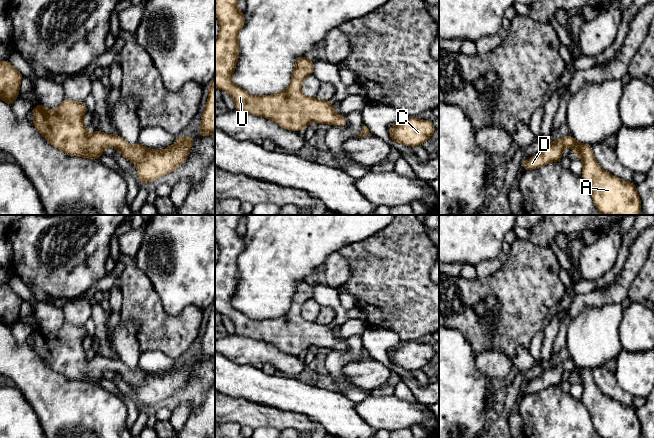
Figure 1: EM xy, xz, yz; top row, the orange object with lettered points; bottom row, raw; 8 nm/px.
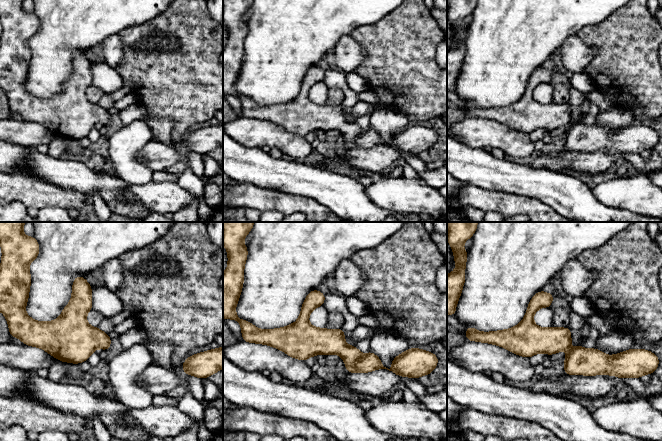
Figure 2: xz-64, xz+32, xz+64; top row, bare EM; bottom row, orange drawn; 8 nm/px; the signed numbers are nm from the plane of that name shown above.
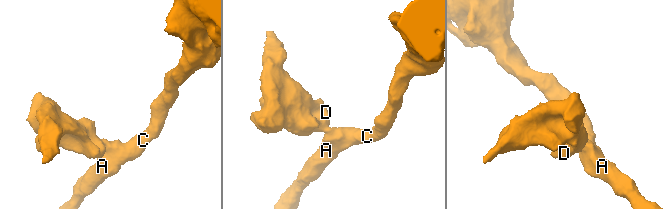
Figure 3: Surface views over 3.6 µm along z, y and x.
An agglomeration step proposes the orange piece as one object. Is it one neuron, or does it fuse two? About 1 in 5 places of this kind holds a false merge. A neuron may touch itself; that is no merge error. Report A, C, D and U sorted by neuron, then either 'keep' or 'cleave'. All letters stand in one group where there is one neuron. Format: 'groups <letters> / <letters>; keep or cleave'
groups A C D U; keep

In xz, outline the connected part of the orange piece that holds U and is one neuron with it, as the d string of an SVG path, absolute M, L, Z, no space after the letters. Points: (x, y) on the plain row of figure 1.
M215 215L215 239L220 250L215 265L215 310L230 318L236 335L269 342L287 354L299 356L310 346L345 350L347 343L335 336L330 324L307 321L301 316L303 305L314 295L314 285L306 280L297 282L291 307L281 317L253 320L232 306L239 281L238 257L245 247L237 227L244 216Z

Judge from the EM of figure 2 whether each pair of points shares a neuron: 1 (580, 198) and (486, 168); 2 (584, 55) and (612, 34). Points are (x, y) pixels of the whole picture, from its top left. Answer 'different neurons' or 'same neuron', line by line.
1: same neuron
2: different neurons

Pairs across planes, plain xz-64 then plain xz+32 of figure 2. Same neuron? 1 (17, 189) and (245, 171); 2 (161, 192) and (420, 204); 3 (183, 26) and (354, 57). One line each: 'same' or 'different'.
1: different
2: same
3: different

